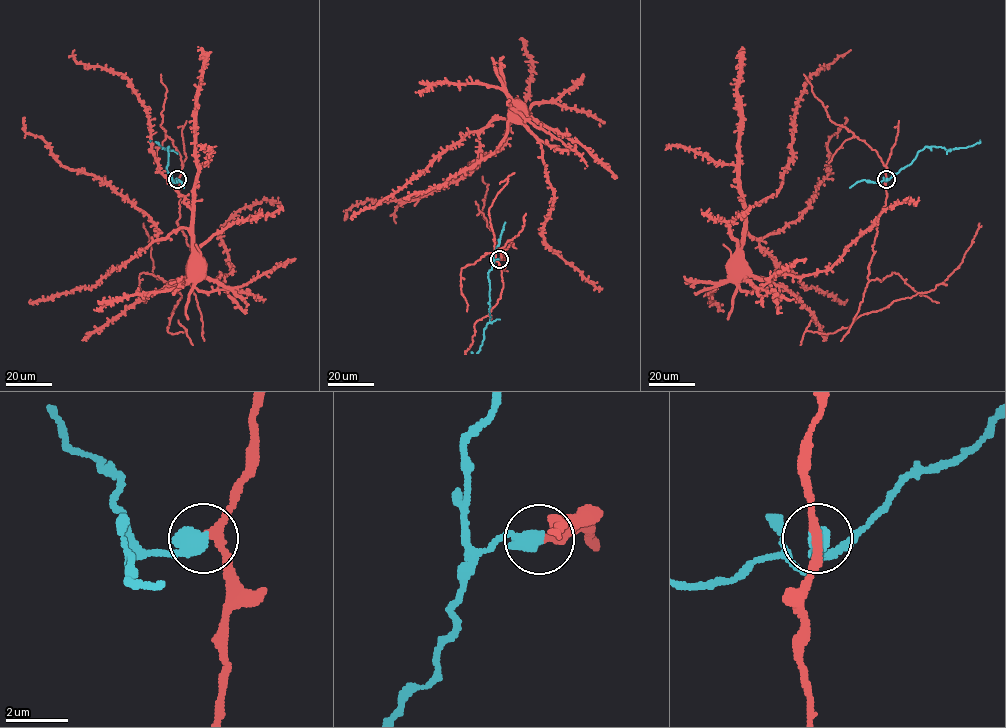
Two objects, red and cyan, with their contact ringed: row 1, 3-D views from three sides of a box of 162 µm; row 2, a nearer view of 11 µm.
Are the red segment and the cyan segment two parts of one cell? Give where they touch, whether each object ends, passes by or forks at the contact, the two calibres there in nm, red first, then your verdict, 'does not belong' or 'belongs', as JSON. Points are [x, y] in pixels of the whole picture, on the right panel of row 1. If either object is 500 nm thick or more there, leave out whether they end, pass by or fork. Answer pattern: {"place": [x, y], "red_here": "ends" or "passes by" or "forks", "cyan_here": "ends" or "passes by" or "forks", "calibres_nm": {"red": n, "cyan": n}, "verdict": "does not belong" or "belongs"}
{"place": [886, 179], "calibres_nm": {"red": 260, "cyan": 600}, "verdict": "does not belong"}

